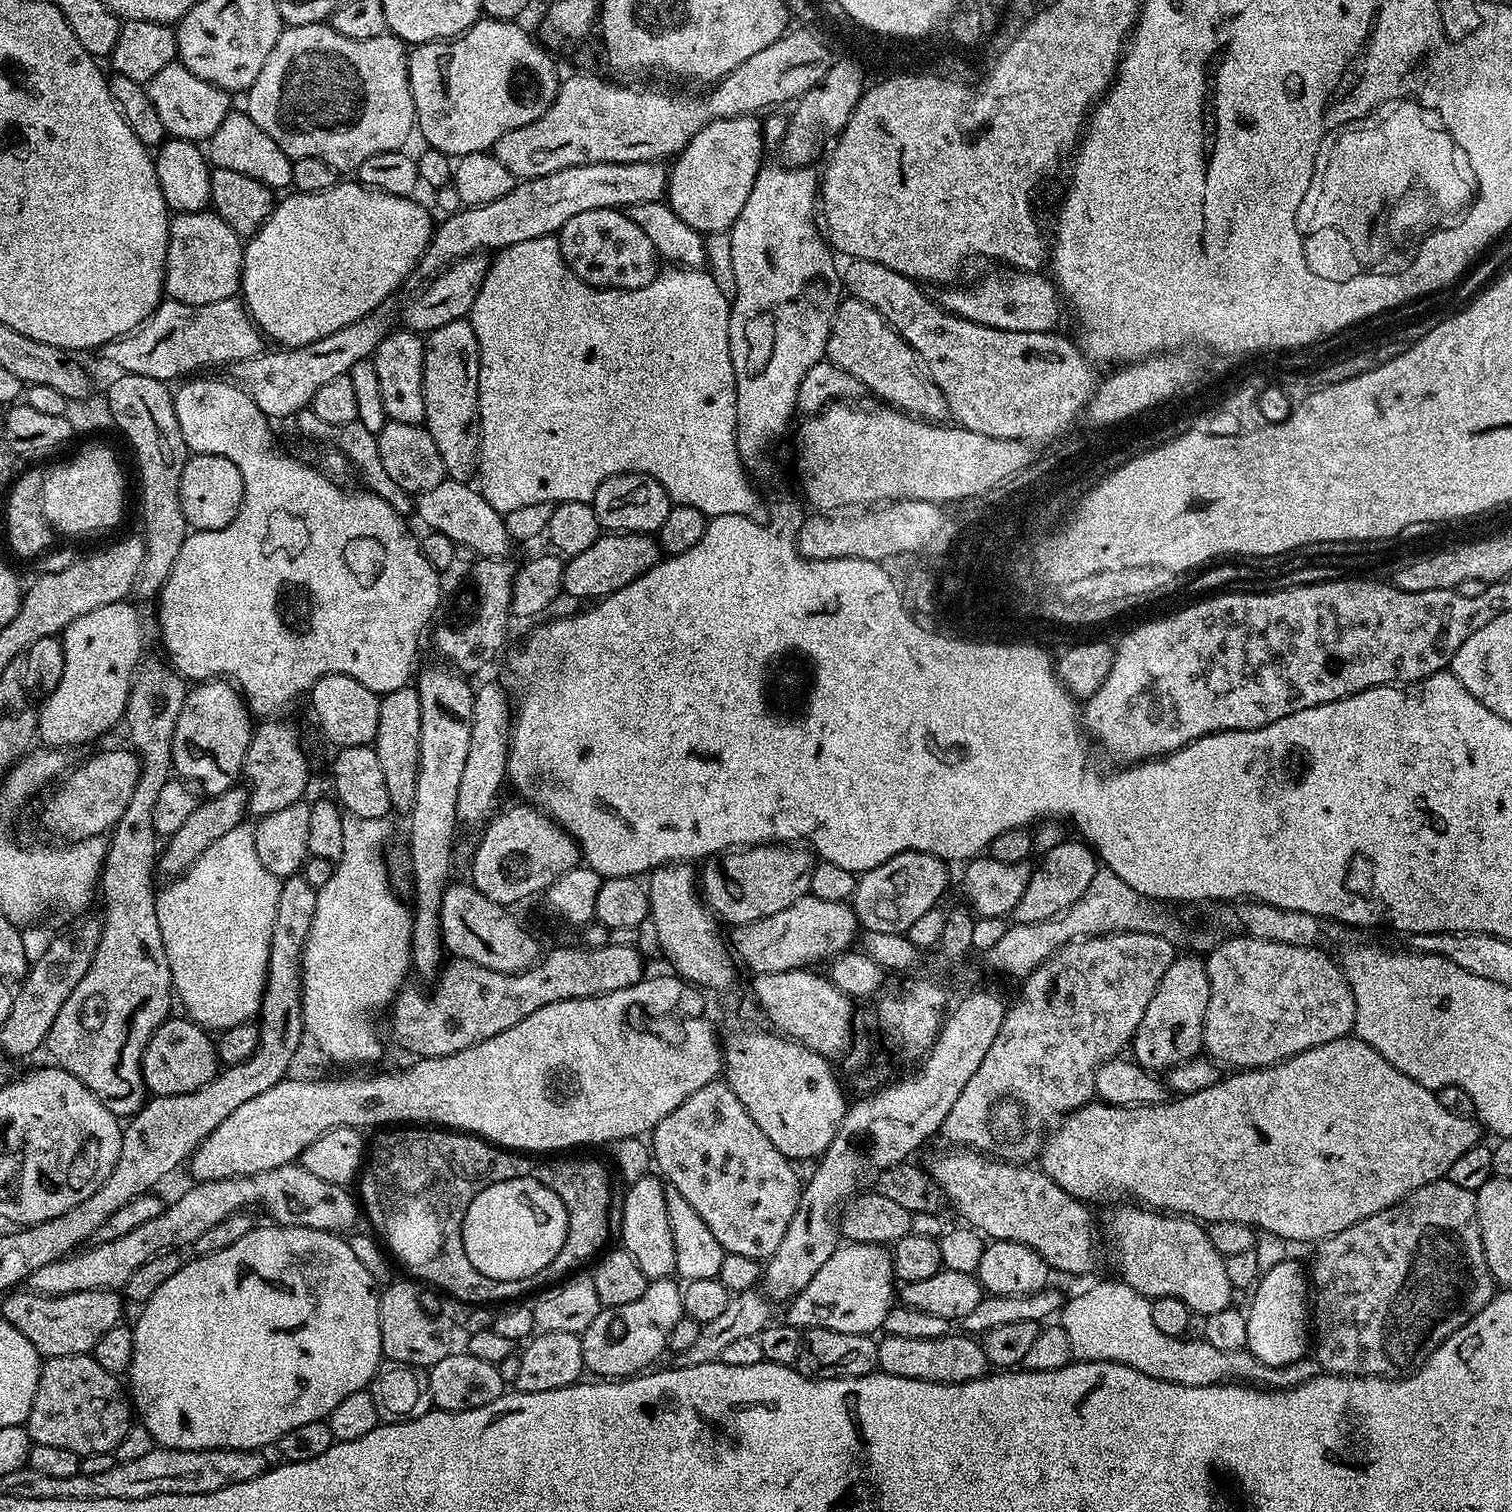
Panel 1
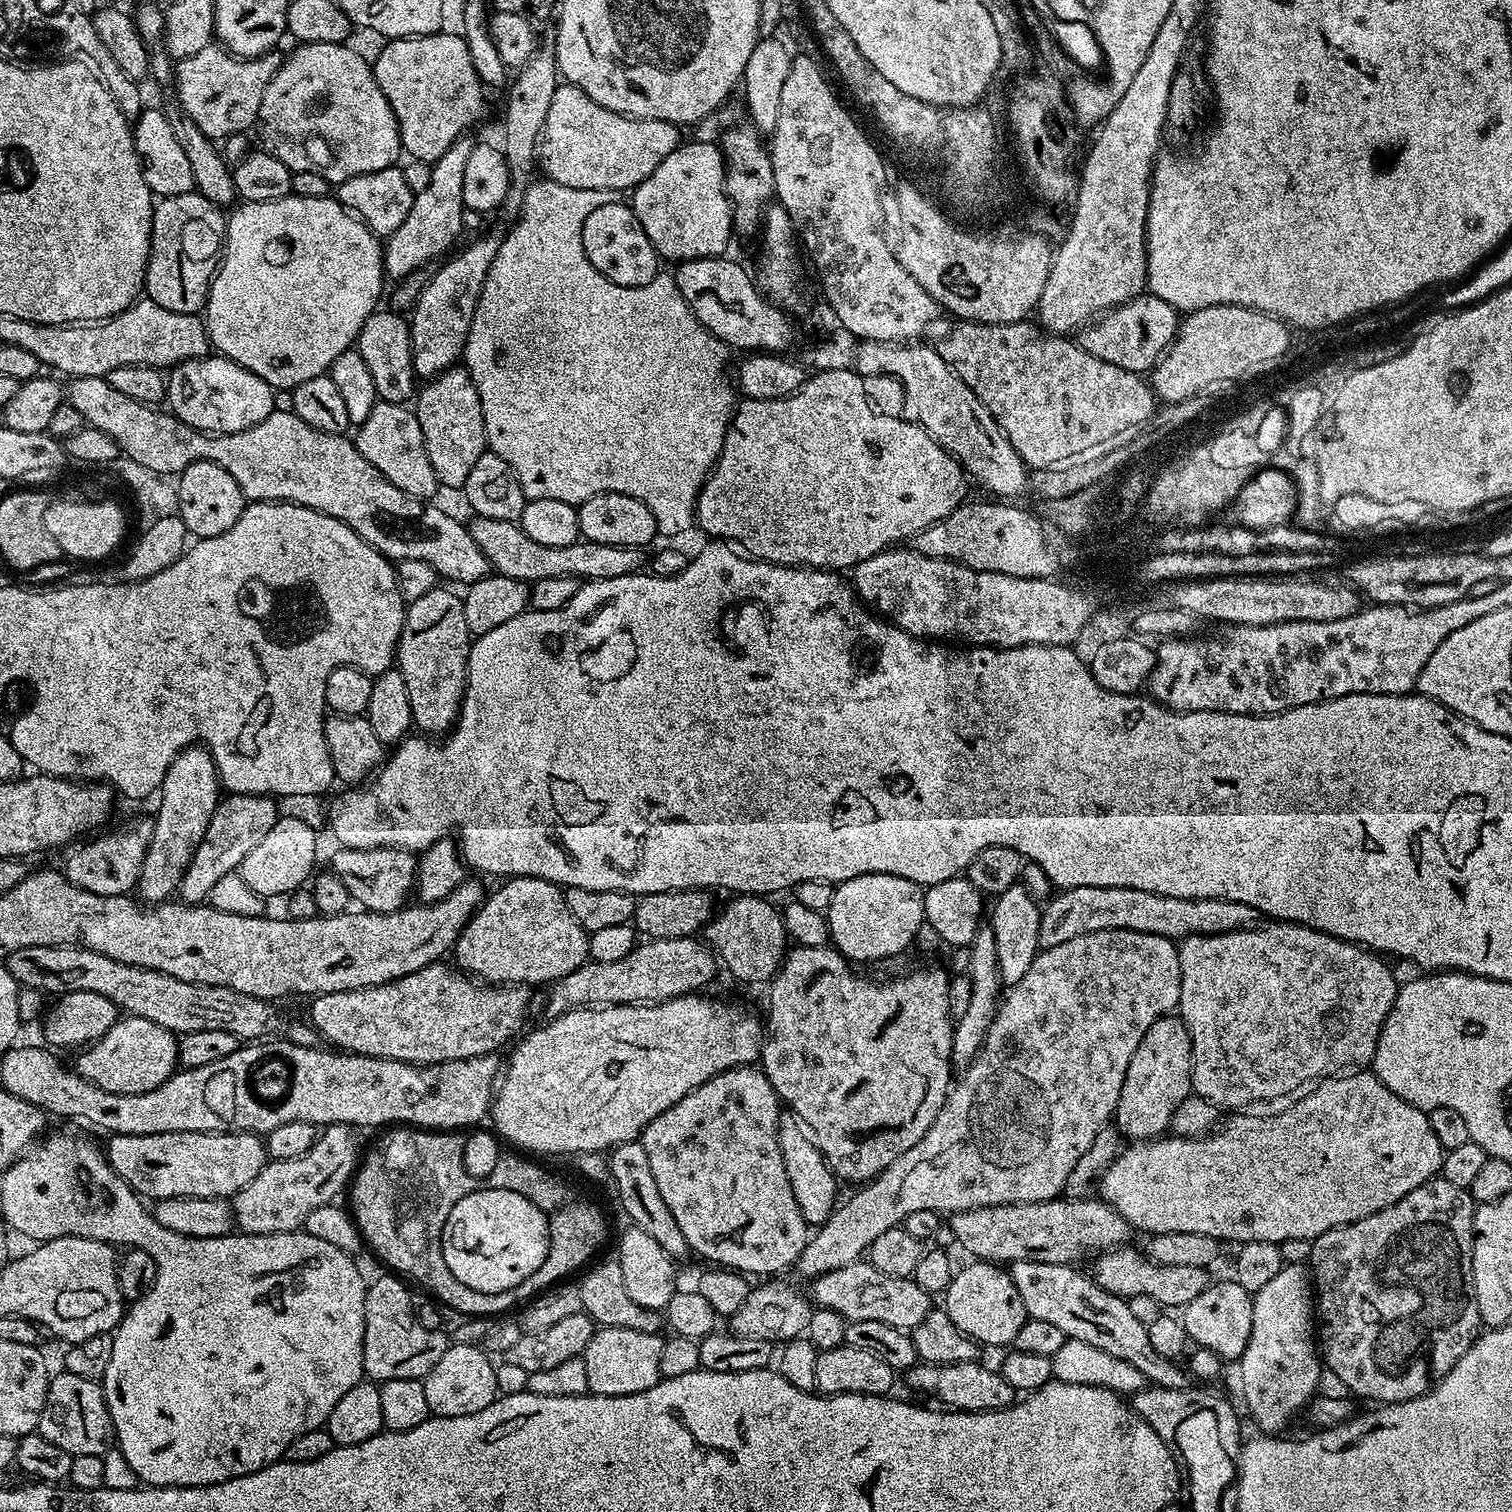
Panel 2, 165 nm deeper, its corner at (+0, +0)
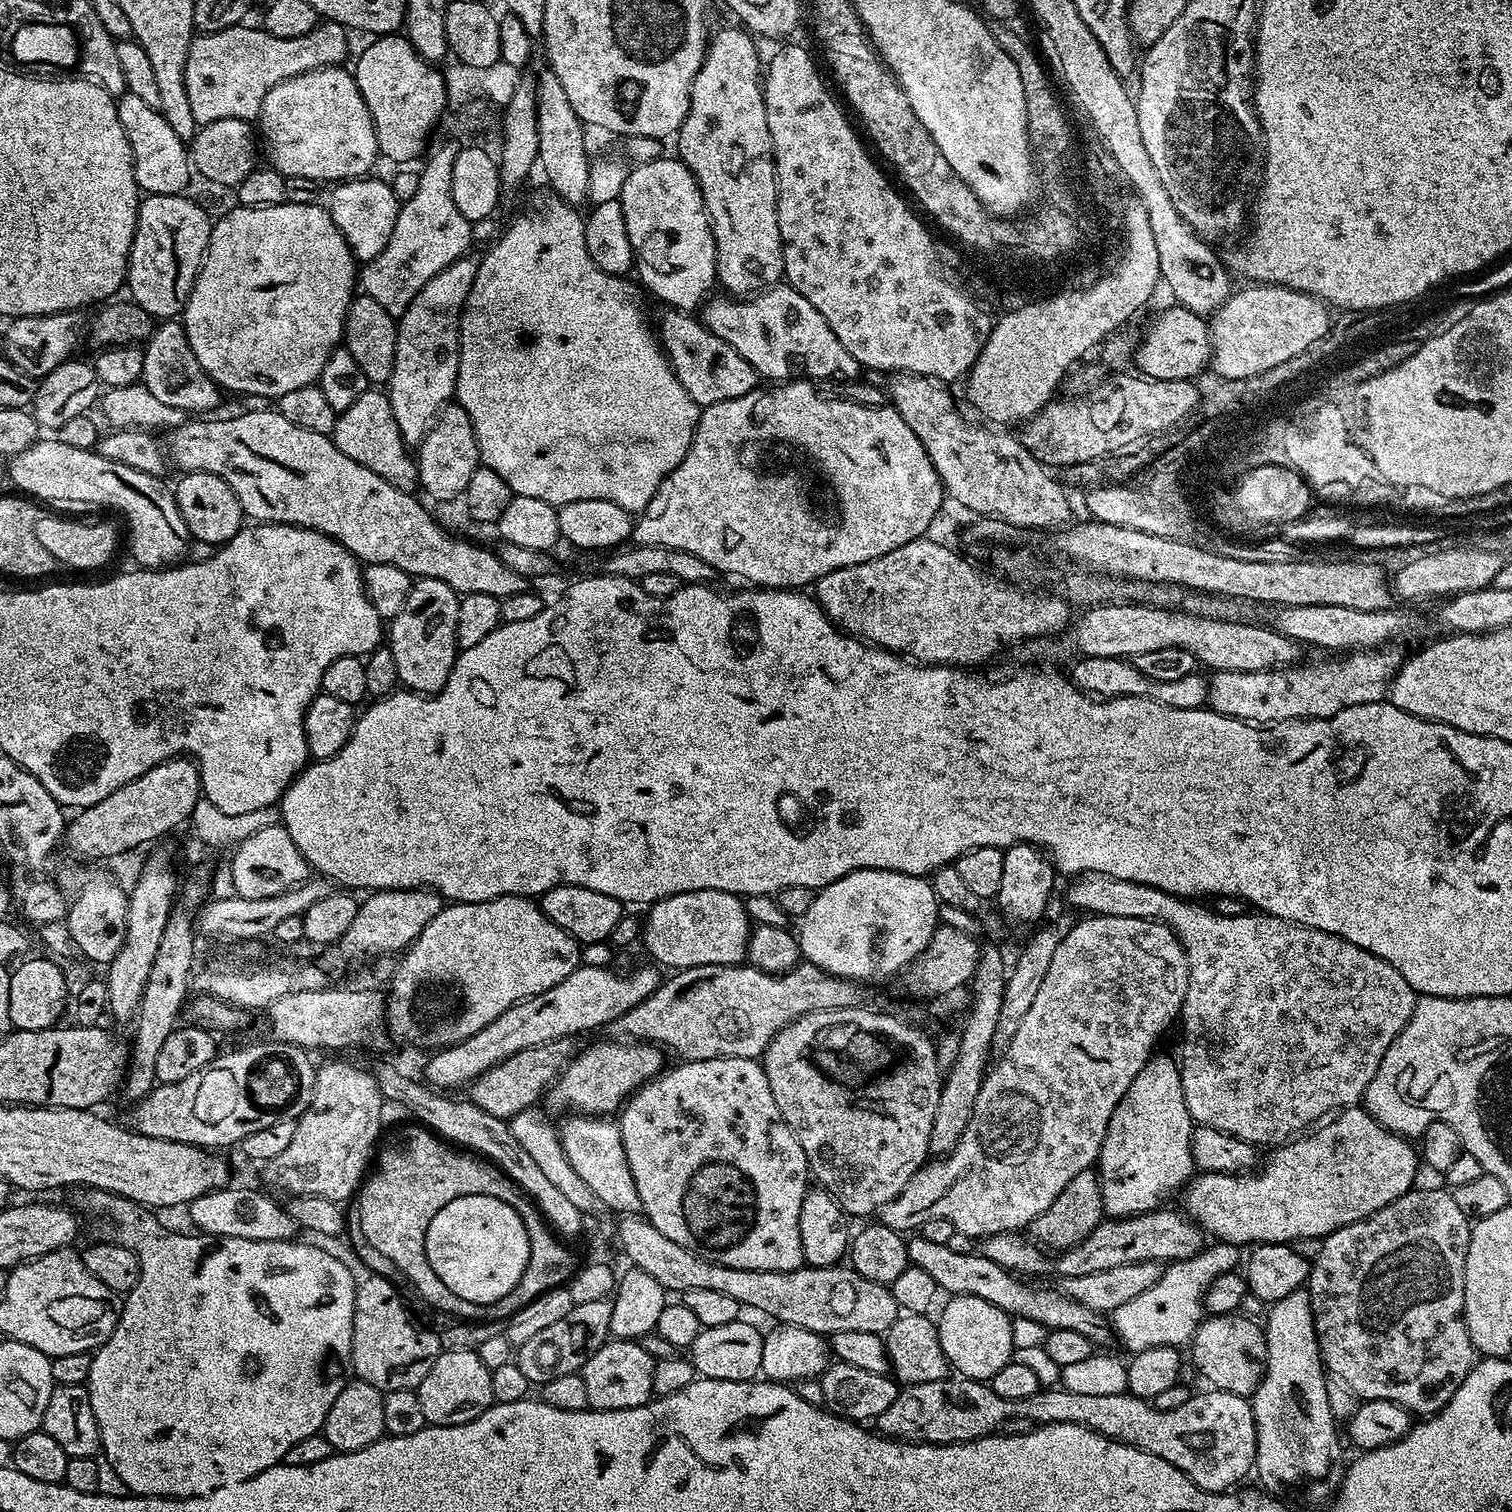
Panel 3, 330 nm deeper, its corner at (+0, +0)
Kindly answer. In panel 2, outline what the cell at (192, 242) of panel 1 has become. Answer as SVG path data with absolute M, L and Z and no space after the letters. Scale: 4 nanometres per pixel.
M193 190L177 196L165 196L152 210L152 252L148 256L148 271L144 273L147 299L171 312L200 314L208 303L212 278L222 259L226 235L226 216L217 205Z

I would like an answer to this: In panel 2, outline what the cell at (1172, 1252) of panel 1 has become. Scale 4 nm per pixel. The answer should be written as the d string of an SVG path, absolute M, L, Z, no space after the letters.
M1231 1278L1211 1284L1201 1288L1188 1304L1183 1305L1184 1329L1193 1345L1214 1350L1223 1361L1239 1361L1250 1336L1253 1293L1242 1290L1242 1286Z

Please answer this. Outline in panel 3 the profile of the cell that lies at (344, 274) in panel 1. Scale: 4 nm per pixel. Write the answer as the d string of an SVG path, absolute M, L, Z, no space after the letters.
M287 202L278 206L265 208L233 207L221 220L217 219L212 225L208 252L204 256L204 264L200 268L198 278L192 287L190 298L182 313L184 336L188 340L190 350L202 366L202 370L216 384L216 387L228 392L241 392L244 396L269 396L275 398L287 394L289 390L298 390L298 386L316 384L320 378L322 366L330 358L330 354L343 341L344 323L352 301L358 292L358 261L350 250L342 230L334 226L334 218L329 214L324 204L314 206L298 206Z

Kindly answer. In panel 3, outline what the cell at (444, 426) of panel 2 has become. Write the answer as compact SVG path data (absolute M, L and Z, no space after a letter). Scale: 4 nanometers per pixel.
M449 402L440 409L428 433L420 439L418 455L415 457L416 469L420 475L419 487L432 500L452 500L463 497L476 468L481 467L478 438L470 414L461 404Z

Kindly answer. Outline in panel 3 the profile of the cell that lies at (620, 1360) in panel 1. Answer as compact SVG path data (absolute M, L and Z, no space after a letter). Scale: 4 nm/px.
M609 1339L584 1364L582 1375L586 1382L586 1398L588 1408L597 1412L606 1410L630 1410L634 1406L642 1406L653 1399L652 1383L654 1382L654 1366L656 1360L646 1349L643 1343L634 1340Z

